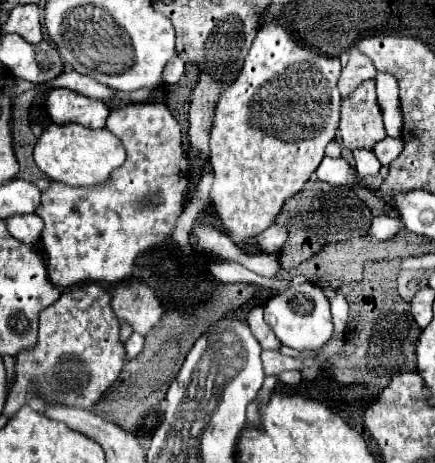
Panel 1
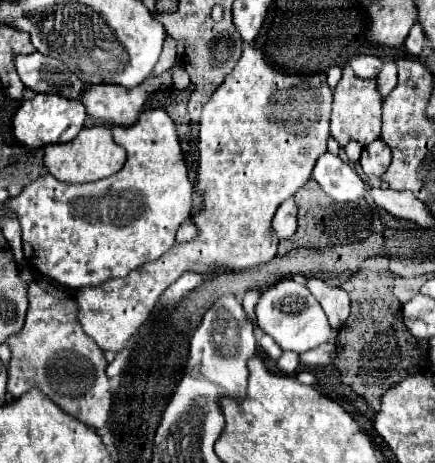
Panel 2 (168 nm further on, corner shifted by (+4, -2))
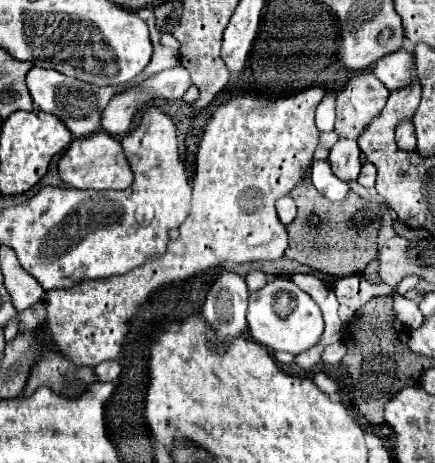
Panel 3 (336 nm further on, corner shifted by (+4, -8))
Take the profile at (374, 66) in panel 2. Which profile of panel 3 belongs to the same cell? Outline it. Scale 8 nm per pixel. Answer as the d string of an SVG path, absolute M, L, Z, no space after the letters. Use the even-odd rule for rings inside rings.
M399 50L395 54L383 56L373 64L373 74L389 90L397 90L397 88L405 86L415 76L413 56L409 52L405 52L405 50Z

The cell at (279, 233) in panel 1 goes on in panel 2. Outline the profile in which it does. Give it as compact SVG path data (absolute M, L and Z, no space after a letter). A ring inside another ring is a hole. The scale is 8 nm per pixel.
M293 198L285 200L273 218L273 230L277 234L277 238L291 238L297 230L297 204Z

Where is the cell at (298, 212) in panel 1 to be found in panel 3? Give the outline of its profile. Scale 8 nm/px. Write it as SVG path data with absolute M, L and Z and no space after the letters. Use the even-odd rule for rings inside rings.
M303 180L299 188L291 192L291 198L297 204L297 220L287 226L289 232L289 248L285 258L303 262L313 270L333 274L333 276L349 276L351 272L359 274L363 268L377 258L377 250L373 254L373 238L377 242L377 230L381 222L379 204L371 200L363 200L355 194L349 196L345 202L329 202L315 190L311 180ZM311 216L319 216L319 224L311 226Z

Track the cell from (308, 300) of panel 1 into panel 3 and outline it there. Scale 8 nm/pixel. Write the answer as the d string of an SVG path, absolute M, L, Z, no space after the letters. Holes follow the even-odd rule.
M271 278L265 288L249 294L247 322L251 338L269 350L301 354L319 344L323 336L323 316L319 306L307 292L299 290L291 280L285 278Z

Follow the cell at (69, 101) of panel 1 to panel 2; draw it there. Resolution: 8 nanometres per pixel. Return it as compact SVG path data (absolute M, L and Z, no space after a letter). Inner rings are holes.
M37 94L33 100L25 100L15 116L13 116L13 134L15 140L25 148L27 154L33 154L35 150L47 146L47 144L59 144L59 142L69 142L73 140L79 130L85 124L85 106L79 102L63 100L59 96L47 96L47 94Z

